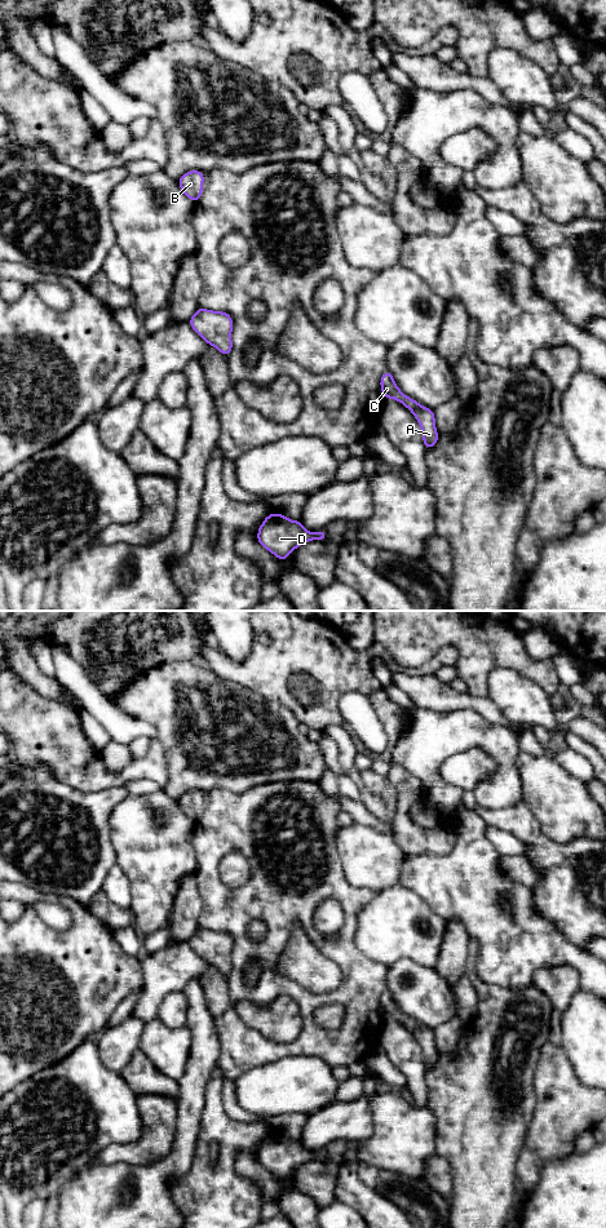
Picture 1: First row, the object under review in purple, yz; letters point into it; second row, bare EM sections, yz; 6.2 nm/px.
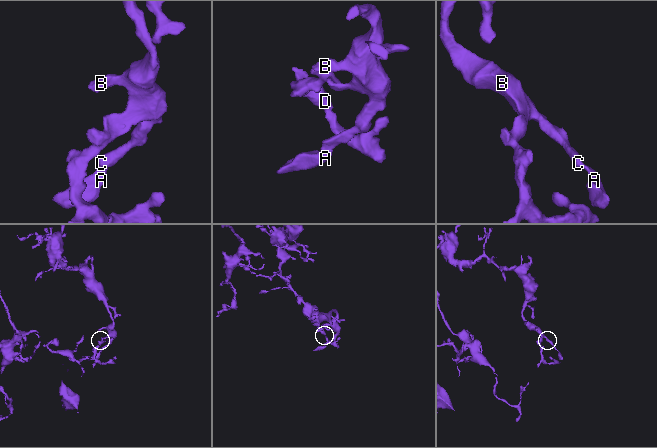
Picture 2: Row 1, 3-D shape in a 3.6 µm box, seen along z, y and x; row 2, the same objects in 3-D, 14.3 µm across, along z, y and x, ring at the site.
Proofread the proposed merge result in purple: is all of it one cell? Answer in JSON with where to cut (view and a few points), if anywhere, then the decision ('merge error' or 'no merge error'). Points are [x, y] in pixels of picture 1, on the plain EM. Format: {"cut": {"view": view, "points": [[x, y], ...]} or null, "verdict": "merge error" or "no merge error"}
{"cut": null, "verdict": "no merge error"}

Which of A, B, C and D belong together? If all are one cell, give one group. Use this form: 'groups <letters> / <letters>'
groups A B C D

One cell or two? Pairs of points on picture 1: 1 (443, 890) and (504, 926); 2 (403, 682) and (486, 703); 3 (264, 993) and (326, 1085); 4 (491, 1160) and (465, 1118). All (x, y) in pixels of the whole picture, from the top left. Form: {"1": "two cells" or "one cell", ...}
{"1": "one cell", "2": "one cell", "3": "two cells", "4": "one cell"}

